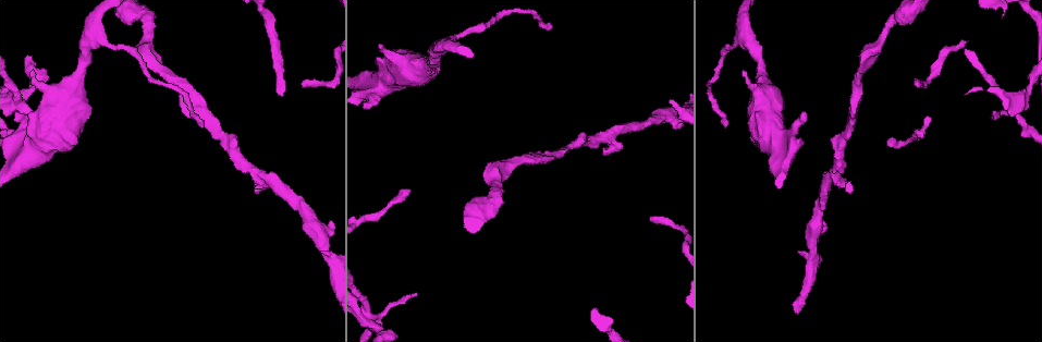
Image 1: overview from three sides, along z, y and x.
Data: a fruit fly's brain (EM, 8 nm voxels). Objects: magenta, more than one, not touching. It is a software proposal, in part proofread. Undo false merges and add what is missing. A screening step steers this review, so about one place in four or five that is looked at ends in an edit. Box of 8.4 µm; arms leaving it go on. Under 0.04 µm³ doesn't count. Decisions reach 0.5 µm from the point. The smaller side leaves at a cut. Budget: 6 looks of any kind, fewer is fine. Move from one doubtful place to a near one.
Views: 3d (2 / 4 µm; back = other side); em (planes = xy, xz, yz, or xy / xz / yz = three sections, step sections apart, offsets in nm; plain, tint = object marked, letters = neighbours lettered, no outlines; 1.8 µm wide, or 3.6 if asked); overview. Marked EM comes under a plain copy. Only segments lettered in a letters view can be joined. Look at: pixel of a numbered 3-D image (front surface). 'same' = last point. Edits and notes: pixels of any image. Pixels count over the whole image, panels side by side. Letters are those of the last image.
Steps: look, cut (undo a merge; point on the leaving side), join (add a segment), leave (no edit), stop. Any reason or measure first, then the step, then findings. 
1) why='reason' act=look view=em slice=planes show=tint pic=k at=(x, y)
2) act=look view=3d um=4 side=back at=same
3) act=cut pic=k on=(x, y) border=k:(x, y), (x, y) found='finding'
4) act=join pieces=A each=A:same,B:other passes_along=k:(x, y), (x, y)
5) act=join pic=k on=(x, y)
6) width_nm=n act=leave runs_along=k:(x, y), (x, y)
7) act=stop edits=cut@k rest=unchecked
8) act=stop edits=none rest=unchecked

why='an open end' act=look view=3d um=2 pic=1 at=(30, 71)

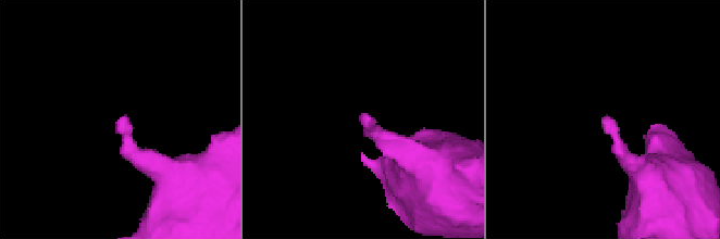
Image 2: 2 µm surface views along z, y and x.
act=look view=em slice=planes show=letters pic=2 at=(122, 120)

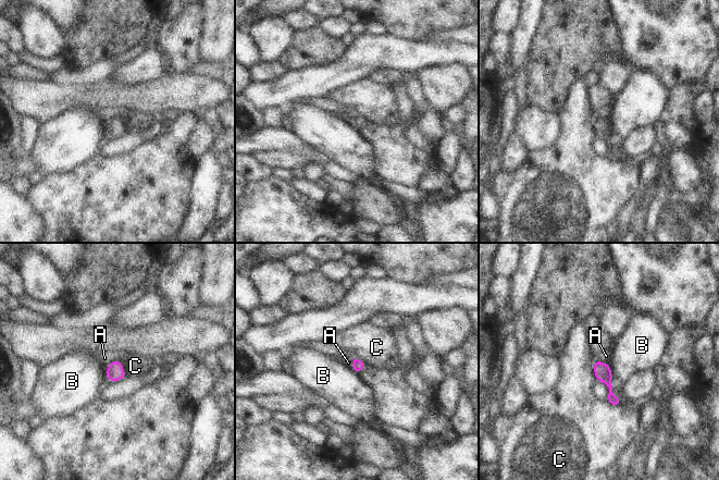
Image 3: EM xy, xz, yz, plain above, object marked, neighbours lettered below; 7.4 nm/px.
act=leave each=A:other,B:other,C:other border=3:(122, 364), (114, 360), (107, 368) found='none of them fits'

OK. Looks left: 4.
why='branch stops here' act=look view=3d um=2 pic=1 at=(257, 192)

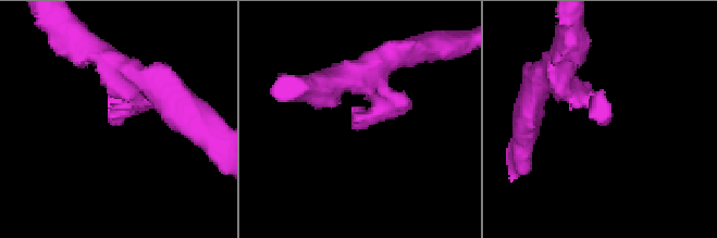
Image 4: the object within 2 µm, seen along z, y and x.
act=look view=em um=3.6 slice=planes show=letters pic=4 at=(353, 107)

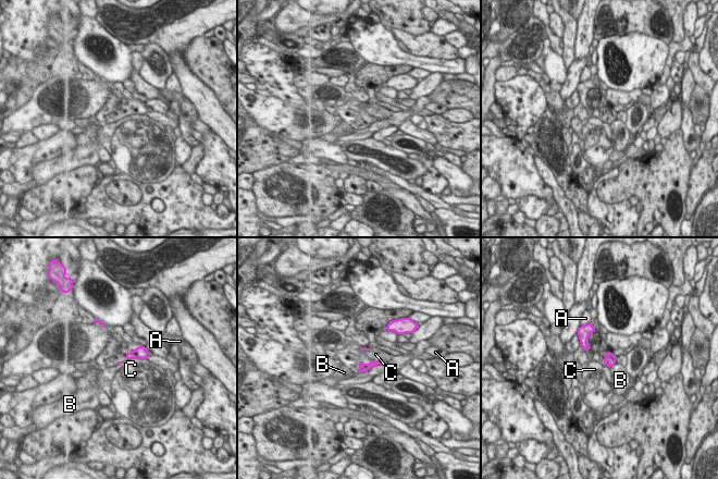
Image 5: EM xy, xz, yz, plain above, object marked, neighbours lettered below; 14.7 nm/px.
act=leave each=A:other,B:other,C:other border=5:(146, 357), (128, 358), (126, 360) found='no lettered segment goes on from it'

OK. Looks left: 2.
why='thin end' act=look view=em slice=xz step=16 show=tint pic=1 at=(416, 294)

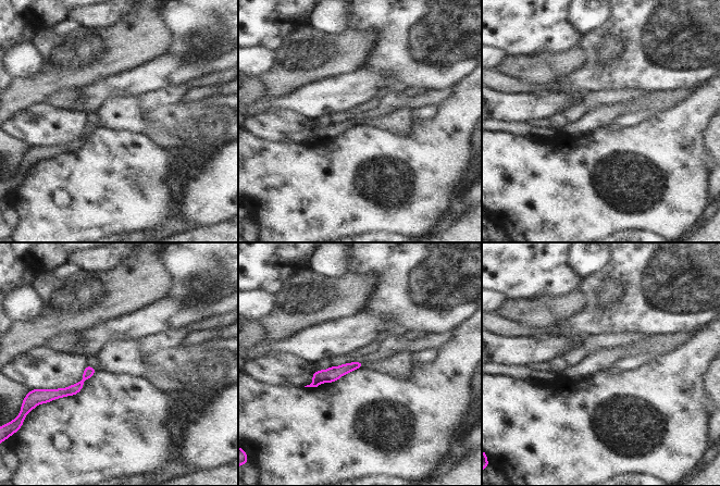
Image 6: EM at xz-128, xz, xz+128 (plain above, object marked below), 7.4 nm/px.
why='another direction' act=look view=em slice=planes show=letters at=same

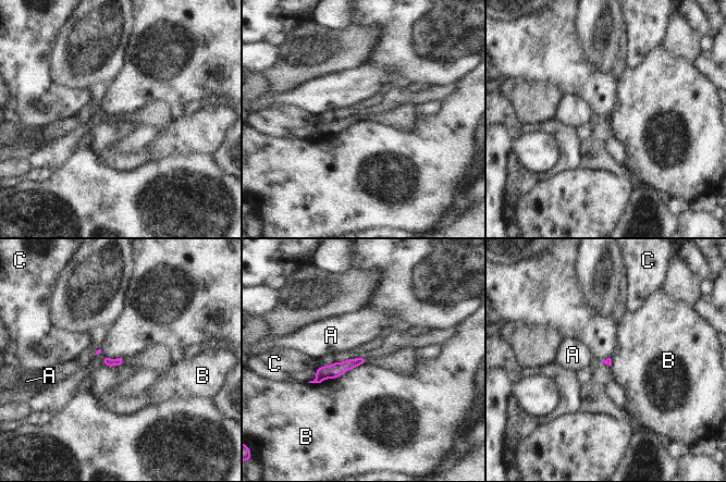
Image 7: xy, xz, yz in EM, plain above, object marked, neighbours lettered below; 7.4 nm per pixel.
act=leave each=A:other,B:other,C:other border=7:(365, 363), (335, 378), (308, 383) found='none of them fits'

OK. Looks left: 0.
act=stop edits=none rest=unchecked

